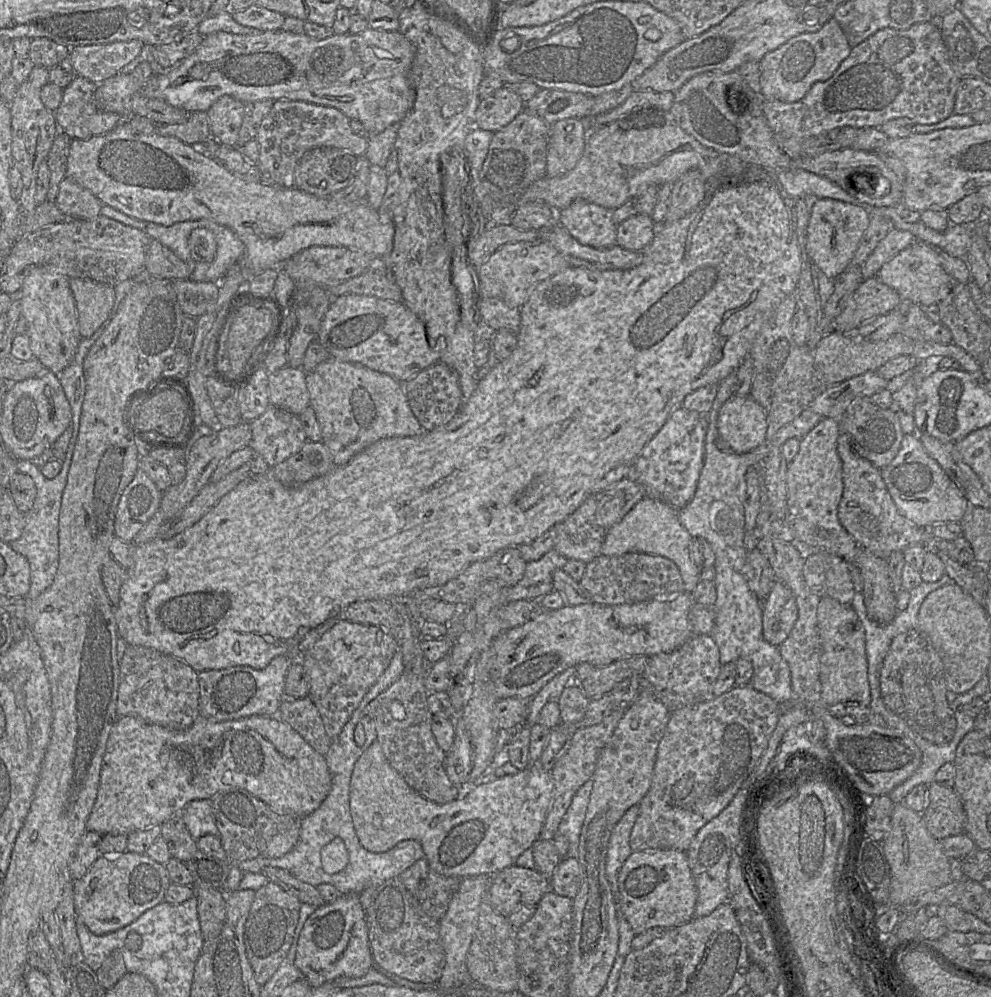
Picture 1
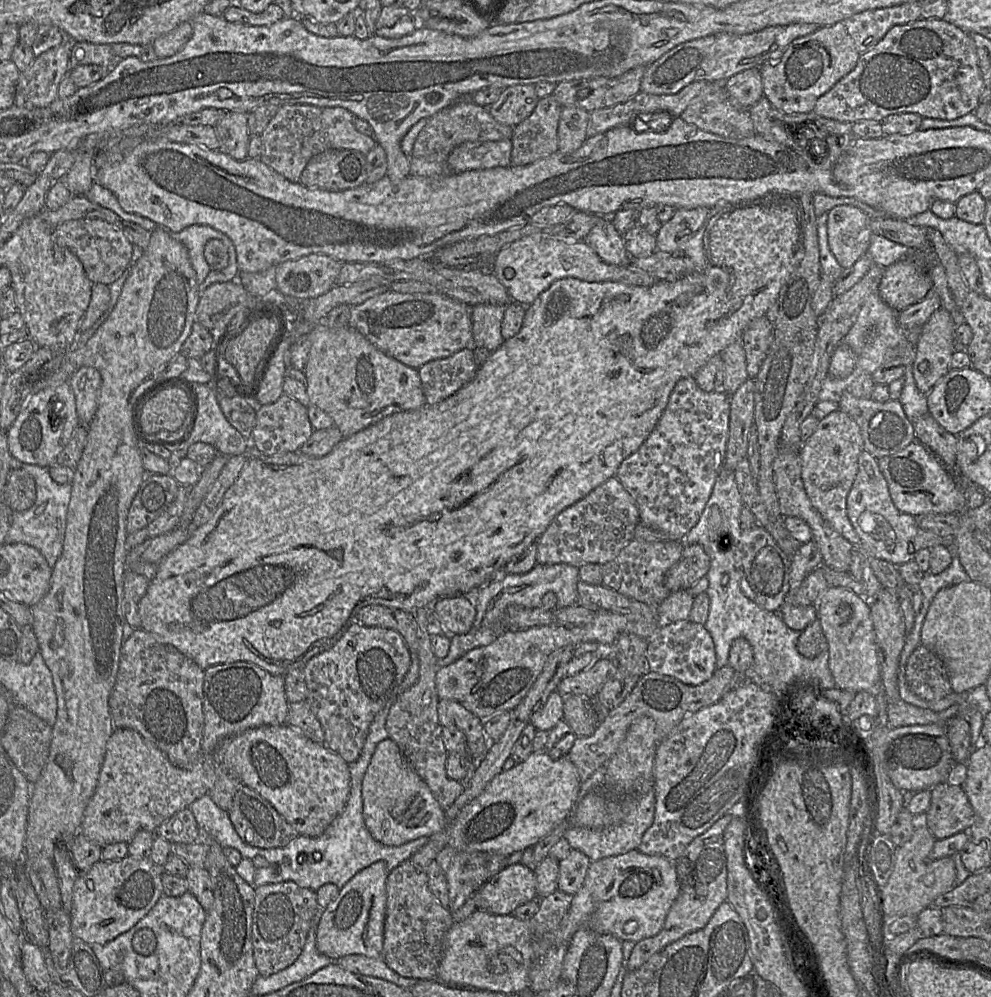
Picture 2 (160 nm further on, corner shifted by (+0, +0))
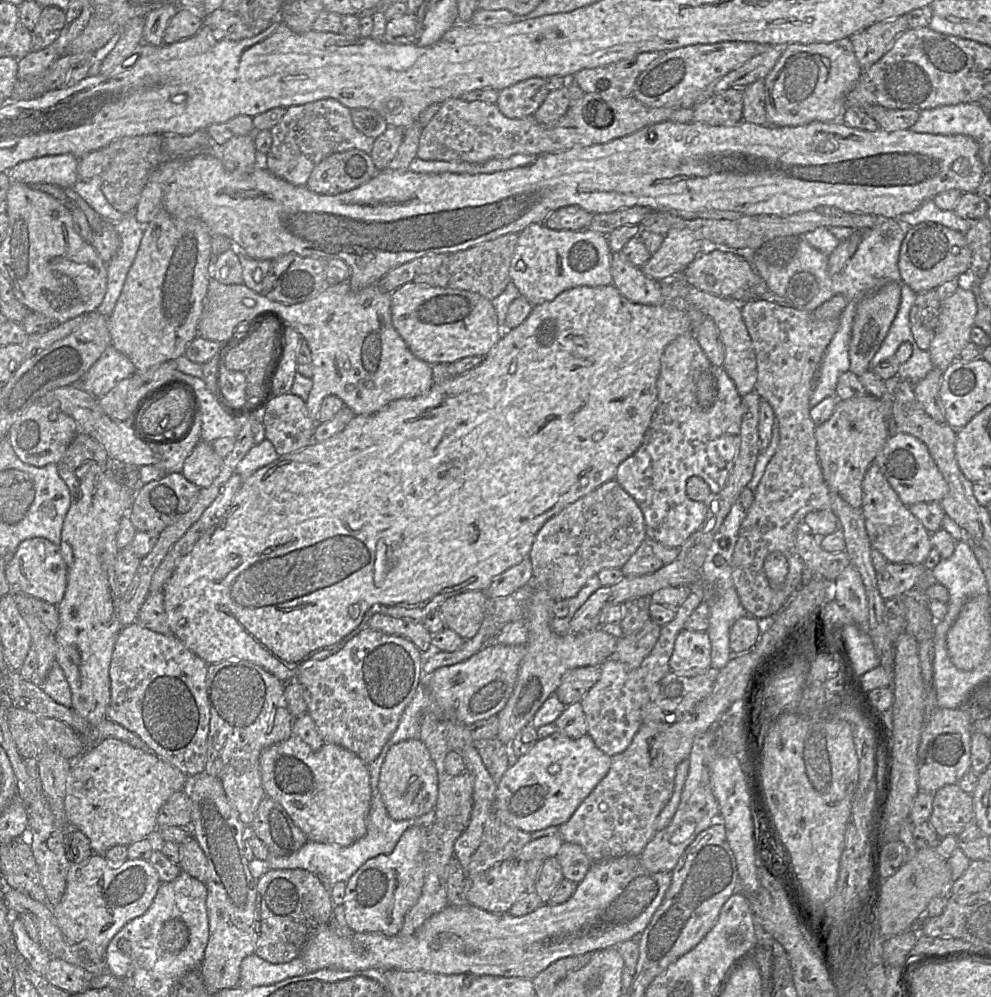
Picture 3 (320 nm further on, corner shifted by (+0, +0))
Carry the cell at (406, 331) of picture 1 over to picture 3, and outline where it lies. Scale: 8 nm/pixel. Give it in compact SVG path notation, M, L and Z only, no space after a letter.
M410 282L391 293L392 324L418 359L435 365L467 356L486 356L504 333L492 302L460 289L431 287Z

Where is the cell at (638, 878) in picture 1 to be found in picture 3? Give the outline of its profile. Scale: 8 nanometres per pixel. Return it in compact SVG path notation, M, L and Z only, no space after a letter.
M628 855L593 862L574 894L559 905L542 904L530 914L514 917L510 913L495 914L471 904L448 905L428 919L415 933L407 936L386 936L381 933L354 933L350 937L339 936L330 925L314 932L305 944L300 956L307 973L322 969L345 971L425 971L443 975L474 974L499 977L520 977L533 980L556 961L610 947L643 933L654 913L660 907L671 885L671 872L652 873L645 869L639 856Z

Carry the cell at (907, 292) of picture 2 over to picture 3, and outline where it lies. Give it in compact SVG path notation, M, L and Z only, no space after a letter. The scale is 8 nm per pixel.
M922 222L911 226L902 241L898 268L901 283L908 285L916 294L936 289L952 278L968 271L972 260L965 233L935 222Z

